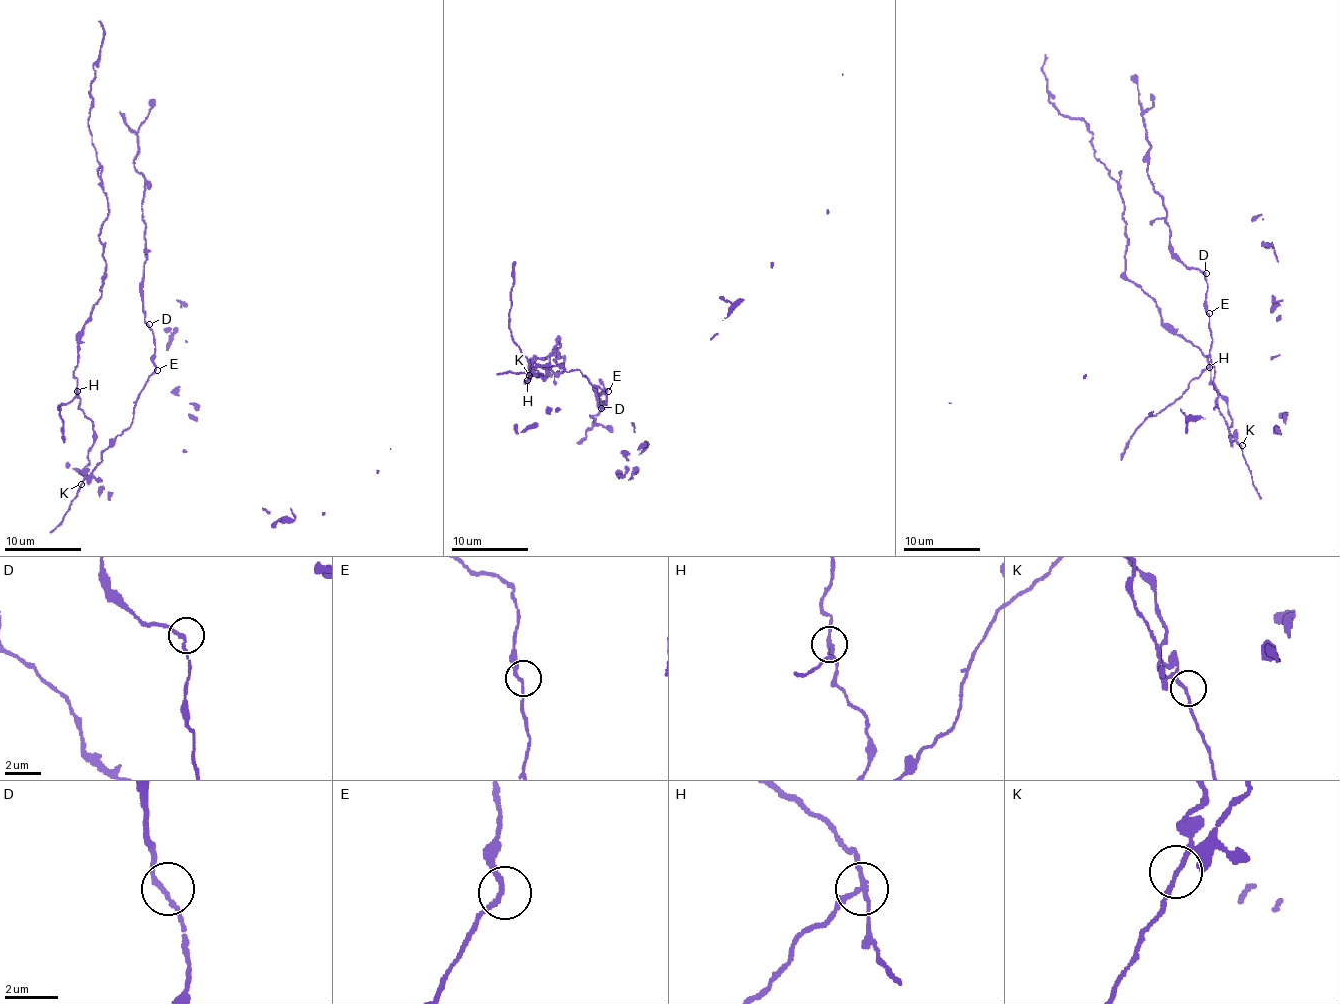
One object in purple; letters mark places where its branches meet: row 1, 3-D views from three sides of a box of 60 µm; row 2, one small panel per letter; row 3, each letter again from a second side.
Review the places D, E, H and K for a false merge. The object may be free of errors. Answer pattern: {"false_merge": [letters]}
{"false_merge": ["H"]}

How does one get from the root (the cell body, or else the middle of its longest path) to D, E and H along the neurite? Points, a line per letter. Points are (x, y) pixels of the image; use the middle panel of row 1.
D: (550, 367), (580, 371), (590, 384), (606, 390), (606, 404), (601, 408)
E: (550, 367), (580, 371), (590, 384), (608, 391)
H: (550, 367), (540, 366), (531, 371), (543, 379), (539, 374), (530, 376), (530, 380), (527, 381)

